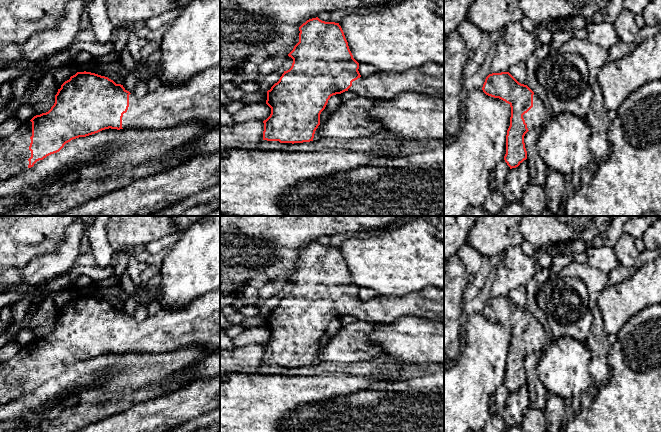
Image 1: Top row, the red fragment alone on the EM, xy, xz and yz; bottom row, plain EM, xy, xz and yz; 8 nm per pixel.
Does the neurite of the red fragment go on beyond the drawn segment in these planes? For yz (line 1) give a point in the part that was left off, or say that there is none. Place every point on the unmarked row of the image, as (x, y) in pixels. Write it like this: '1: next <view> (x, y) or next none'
1: next yz (536, 341)

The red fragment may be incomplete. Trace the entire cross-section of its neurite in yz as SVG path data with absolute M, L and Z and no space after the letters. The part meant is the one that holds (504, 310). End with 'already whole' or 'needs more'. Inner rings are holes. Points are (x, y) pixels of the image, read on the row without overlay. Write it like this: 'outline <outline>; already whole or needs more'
outline M509 296L489 298L482 314L486 319L499 322L511 331L504 384L510 393L516 392L527 383L525 358L529 354L544 351L548 344L547 332L538 319L527 309L519 307Z; needs more

